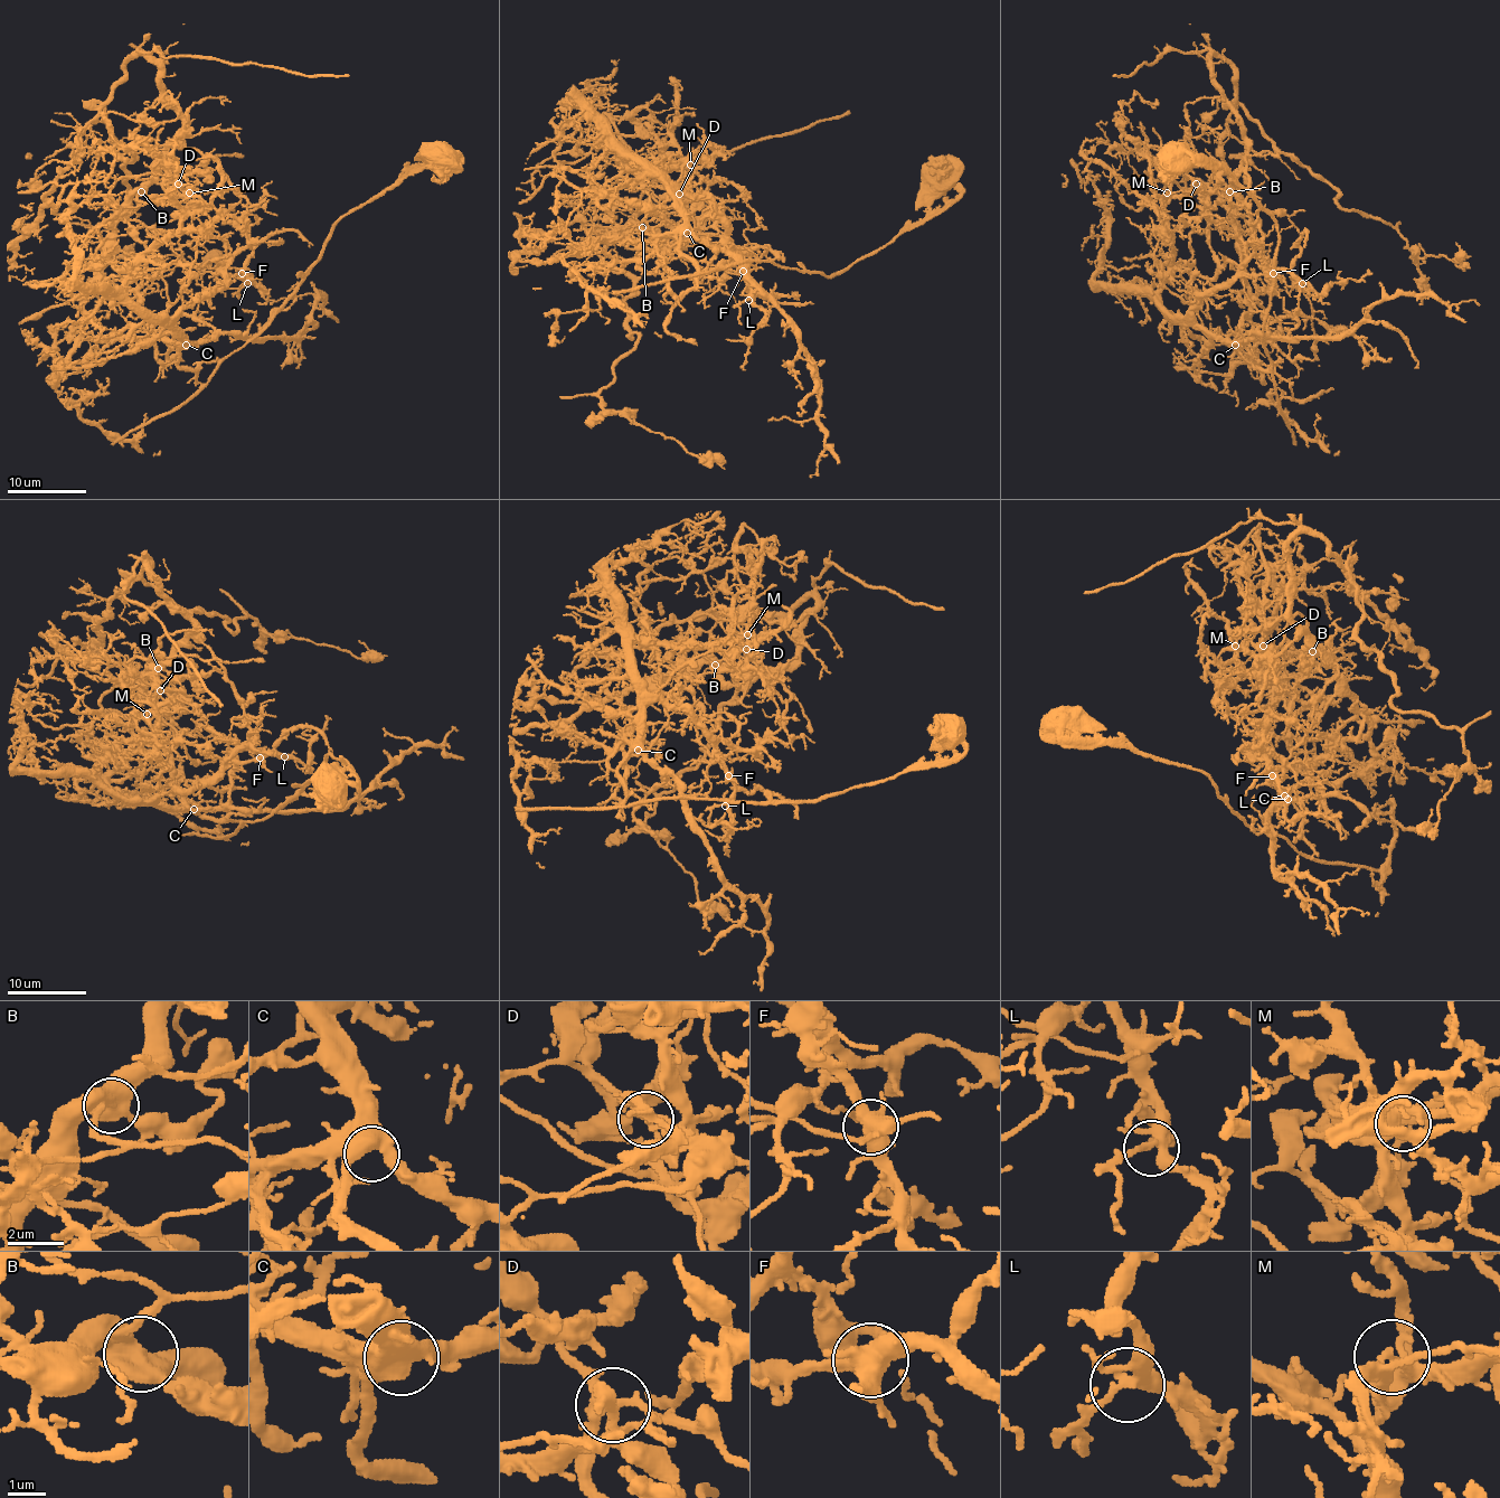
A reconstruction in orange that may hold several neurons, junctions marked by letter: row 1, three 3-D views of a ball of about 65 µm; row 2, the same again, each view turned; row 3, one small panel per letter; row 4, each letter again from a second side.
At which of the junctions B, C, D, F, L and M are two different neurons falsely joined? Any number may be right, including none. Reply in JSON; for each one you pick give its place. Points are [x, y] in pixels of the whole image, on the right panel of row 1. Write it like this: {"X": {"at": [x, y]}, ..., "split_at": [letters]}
{"B": {"at": [1229, 191]}, "D": {"at": [1196, 184]}, "F": {"at": [1273, 273]}, "M": {"at": [1167, 192]}, "split_at": ["B", "D", "F", "M"]}

